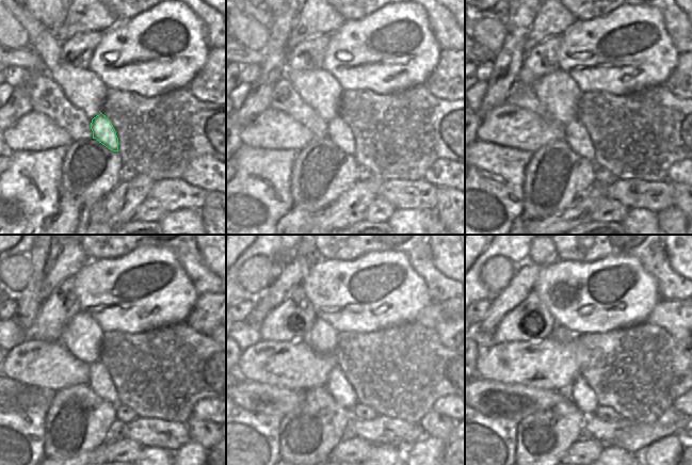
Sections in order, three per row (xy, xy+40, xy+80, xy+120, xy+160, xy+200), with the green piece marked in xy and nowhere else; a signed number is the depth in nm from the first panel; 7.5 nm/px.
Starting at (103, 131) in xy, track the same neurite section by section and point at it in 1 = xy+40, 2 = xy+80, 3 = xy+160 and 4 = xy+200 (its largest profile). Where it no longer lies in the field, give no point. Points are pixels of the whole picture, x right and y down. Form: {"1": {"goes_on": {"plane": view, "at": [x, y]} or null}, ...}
{"1": {"goes_on": {"plane": "xy+40", "at": [338, 132]}}, "2": {"goes_on": {"plane": "xy+80", "at": [577, 138]}}, "3": {"goes_on": {"plane": "xy+160", "at": [338, 386]}}, "4": {"goes_on": {"plane": "xy+200", "at": [579, 391]}}}

